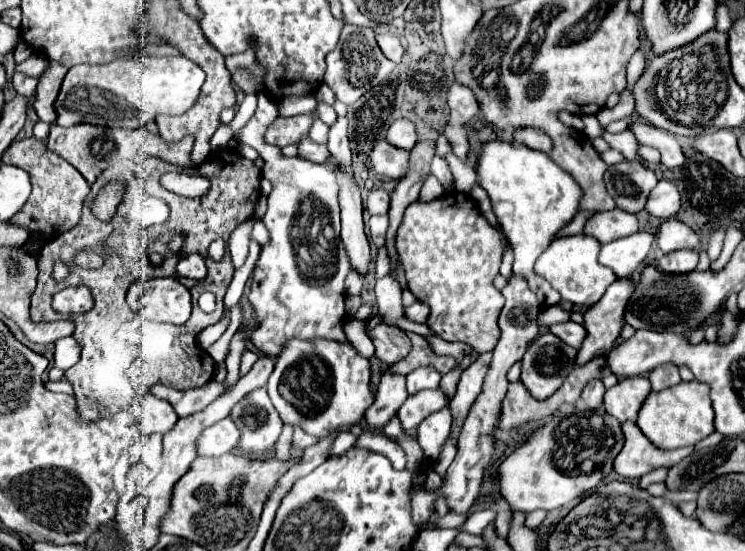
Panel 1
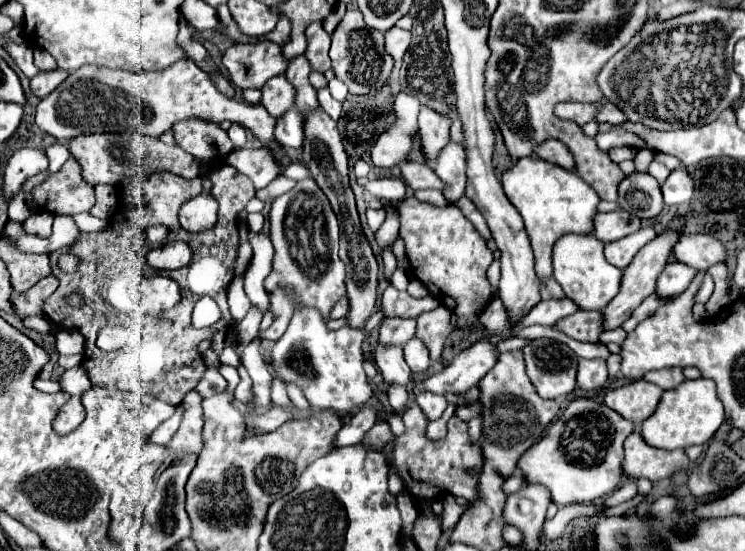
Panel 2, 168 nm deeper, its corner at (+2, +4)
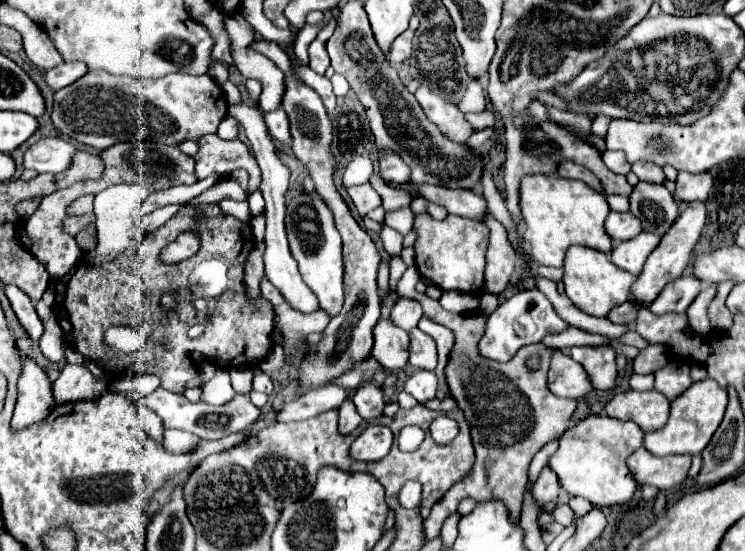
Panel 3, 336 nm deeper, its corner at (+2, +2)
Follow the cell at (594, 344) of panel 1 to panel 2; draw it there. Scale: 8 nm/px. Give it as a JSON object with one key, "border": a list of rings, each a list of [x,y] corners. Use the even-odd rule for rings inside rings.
{"border":[[[667,230],[663,234],[659,234],[657,238],[653,238],[647,246],[643,246],[643,250],[639,250],[639,254],[633,258],[633,262],[623,270],[623,282],[621,282],[621,290],[619,294],[609,302],[609,306],[605,308],[605,330],[613,330],[613,328],[619,328],[627,318],[629,314],[639,306],[639,302],[643,302],[643,298],[651,296],[655,292],[655,284],[657,284],[657,278],[661,274],[661,270],[667,266],[667,258],[669,254],[673,252],[673,246],[675,242],[679,240],[681,232],[677,230]]]}

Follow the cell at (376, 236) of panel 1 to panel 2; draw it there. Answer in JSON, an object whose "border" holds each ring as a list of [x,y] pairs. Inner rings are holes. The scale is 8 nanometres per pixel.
{"border":[[[367,208],[367,224],[369,224],[369,228],[373,230],[373,232],[377,232],[377,228],[383,224],[383,220],[385,220],[385,210],[381,208],[381,210],[371,210],[371,208]]]}

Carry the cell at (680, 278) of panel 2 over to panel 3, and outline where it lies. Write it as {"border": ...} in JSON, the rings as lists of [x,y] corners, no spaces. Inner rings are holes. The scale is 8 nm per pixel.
{"border":[[[679,276],[671,280],[663,292],[649,304],[649,310],[655,314],[663,312],[685,312],[695,296],[701,292],[701,282],[695,276]]]}

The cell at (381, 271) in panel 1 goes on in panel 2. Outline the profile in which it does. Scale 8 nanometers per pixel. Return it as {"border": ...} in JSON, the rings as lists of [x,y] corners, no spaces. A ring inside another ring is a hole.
{"border":[[[385,204],[383,208],[387,212],[387,218],[385,218],[383,226],[375,232],[375,238],[377,238],[377,242],[379,242],[381,248],[385,244],[393,244],[395,238],[397,238],[397,234],[399,234],[399,214],[397,214],[395,206],[393,204]]]}

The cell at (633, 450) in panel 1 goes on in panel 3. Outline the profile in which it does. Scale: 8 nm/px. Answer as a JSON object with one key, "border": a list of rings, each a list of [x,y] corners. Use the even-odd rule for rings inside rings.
{"border":[[[645,448],[627,458],[627,466],[639,484],[651,484],[659,490],[671,490],[687,478],[691,456],[653,456]]]}

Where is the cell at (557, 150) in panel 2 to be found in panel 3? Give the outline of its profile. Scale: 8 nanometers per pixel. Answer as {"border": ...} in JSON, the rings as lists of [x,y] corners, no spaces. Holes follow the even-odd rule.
{"border":[[[563,160],[563,162],[559,164],[559,168],[557,168],[557,174],[563,176],[563,178],[583,180],[587,186],[591,186],[591,188],[595,188],[595,190],[601,192],[601,184],[599,184],[599,180],[595,178],[595,174],[591,174],[587,168],[583,168],[583,166],[579,166],[579,164],[571,162],[571,160]]]}

